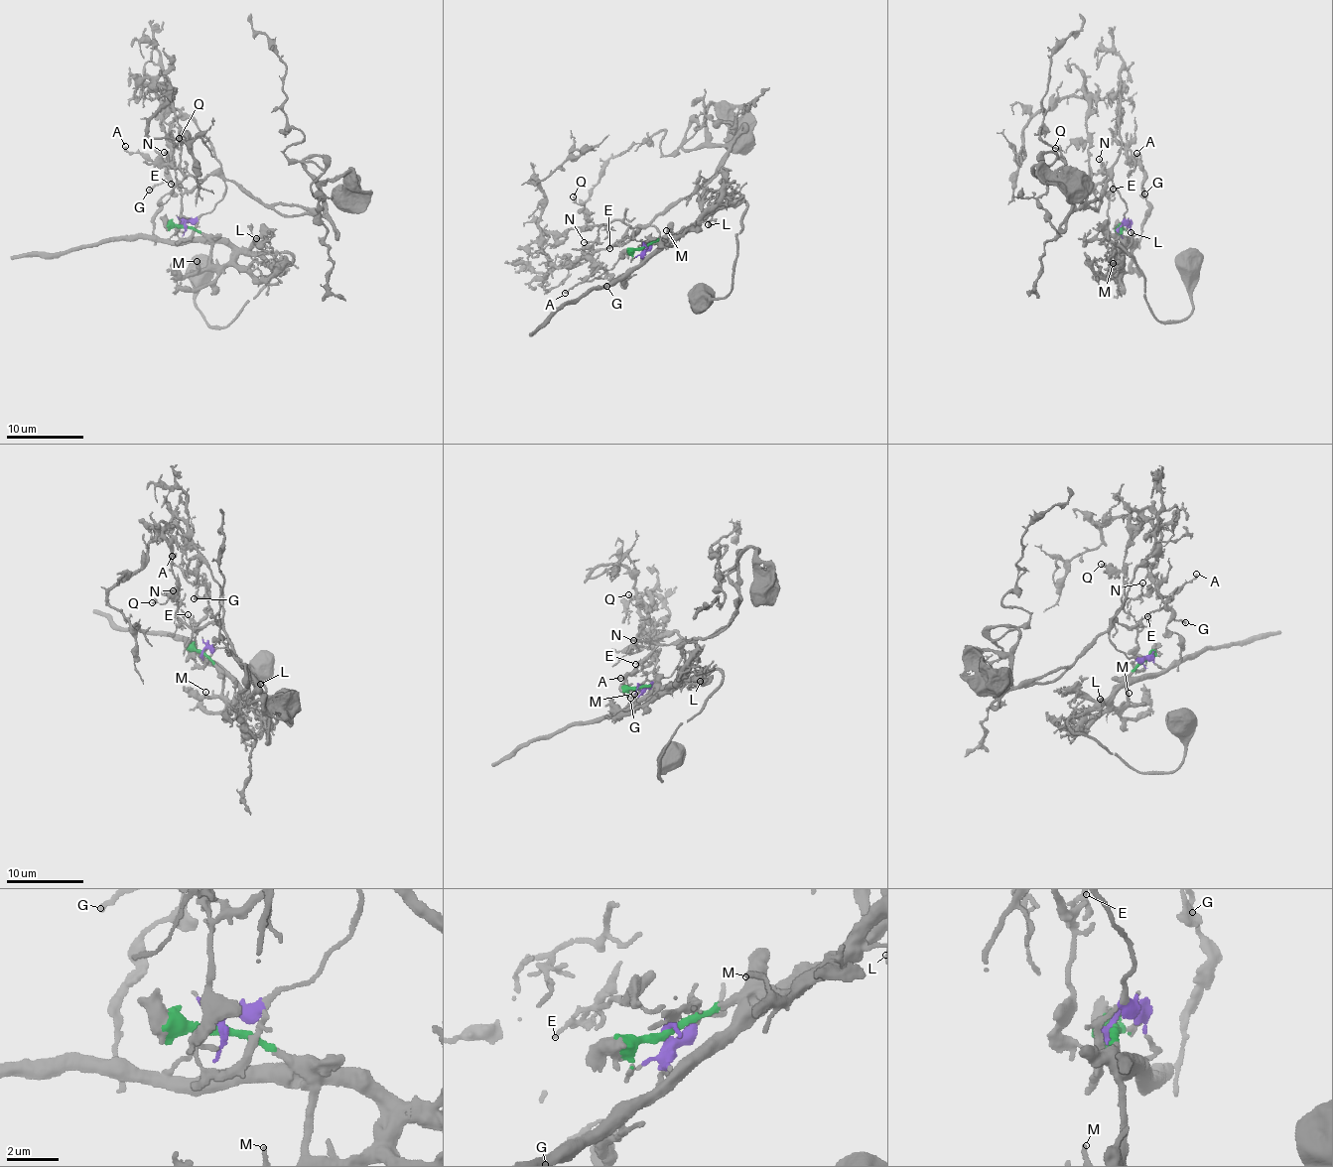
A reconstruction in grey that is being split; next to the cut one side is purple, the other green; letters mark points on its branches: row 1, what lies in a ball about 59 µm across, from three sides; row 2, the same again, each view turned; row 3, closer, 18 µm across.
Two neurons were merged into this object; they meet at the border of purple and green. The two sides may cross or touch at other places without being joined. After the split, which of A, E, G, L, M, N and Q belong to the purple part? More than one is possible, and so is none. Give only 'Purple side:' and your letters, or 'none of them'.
Purple side: A, E, G, N, Q

